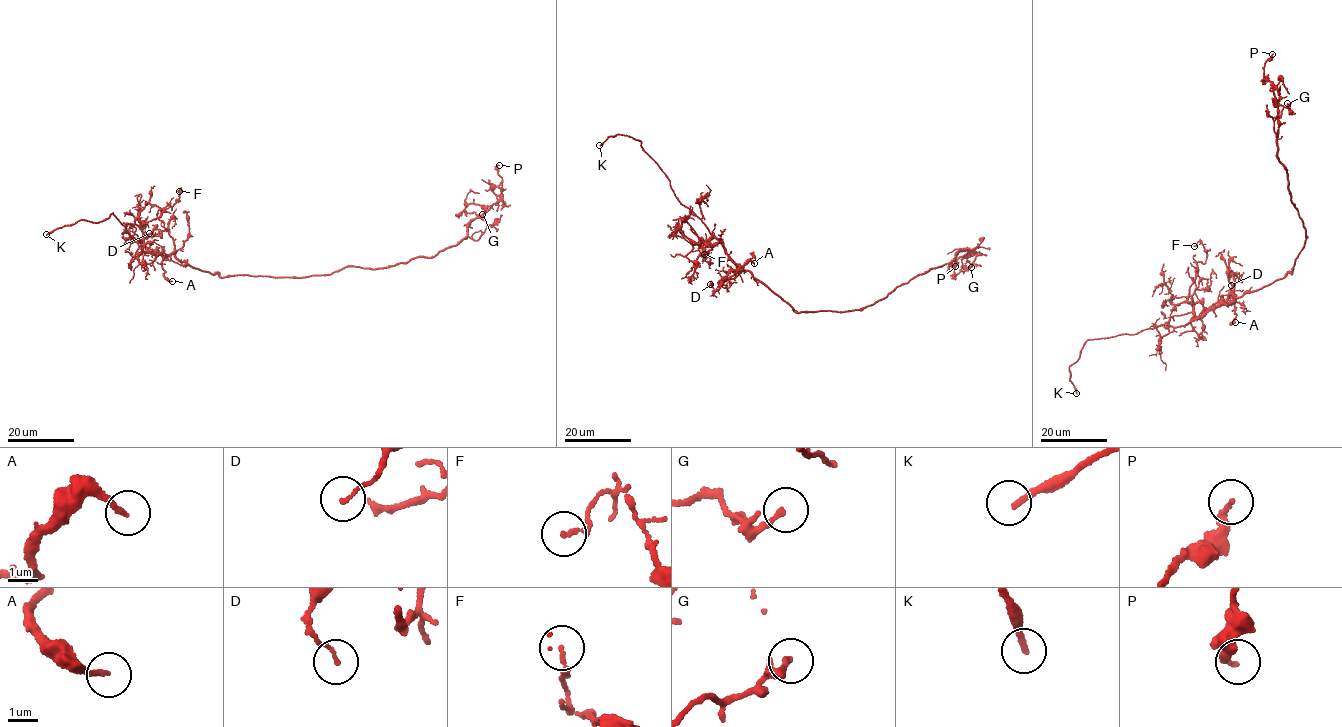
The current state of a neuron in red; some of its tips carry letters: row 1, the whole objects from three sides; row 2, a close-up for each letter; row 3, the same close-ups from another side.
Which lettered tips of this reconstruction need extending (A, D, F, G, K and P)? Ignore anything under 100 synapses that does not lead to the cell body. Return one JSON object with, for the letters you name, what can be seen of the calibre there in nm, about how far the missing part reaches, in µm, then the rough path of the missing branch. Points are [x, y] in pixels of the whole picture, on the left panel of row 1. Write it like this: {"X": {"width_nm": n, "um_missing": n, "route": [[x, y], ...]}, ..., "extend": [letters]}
{"K": {"width_nm": 190, "um_missing": 25}, "extend": ["K"]}

